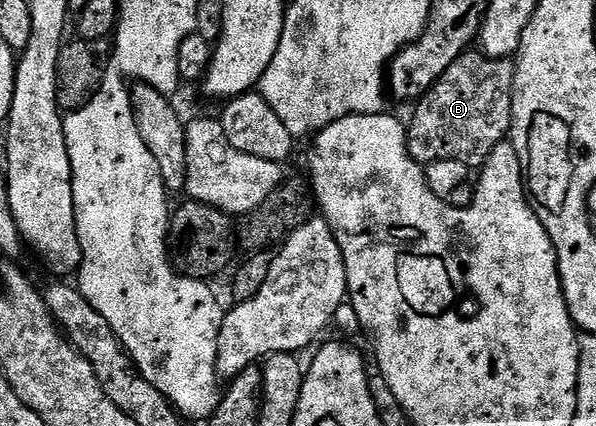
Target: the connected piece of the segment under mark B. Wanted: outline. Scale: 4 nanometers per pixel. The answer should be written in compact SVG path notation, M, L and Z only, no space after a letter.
M480 50L465 51L415 105L416 113L412 116L412 124L410 120L408 137L408 153L412 155L412 159L421 162L457 160L469 166L483 165L488 155L512 131L512 91L515 77L516 66L511 59L490 57Z

